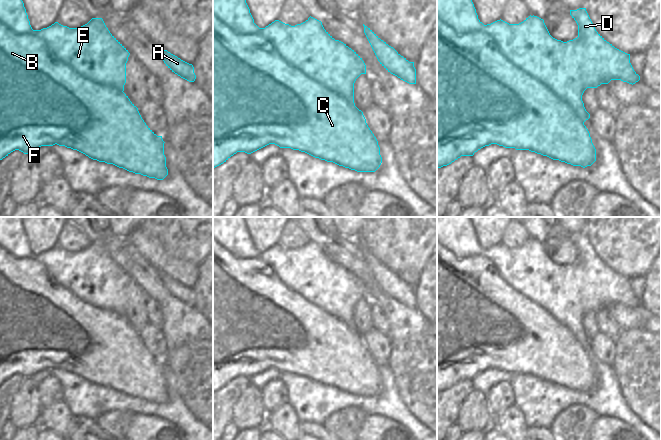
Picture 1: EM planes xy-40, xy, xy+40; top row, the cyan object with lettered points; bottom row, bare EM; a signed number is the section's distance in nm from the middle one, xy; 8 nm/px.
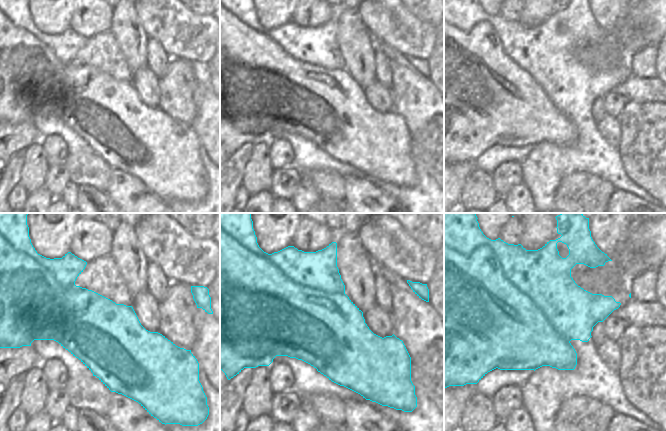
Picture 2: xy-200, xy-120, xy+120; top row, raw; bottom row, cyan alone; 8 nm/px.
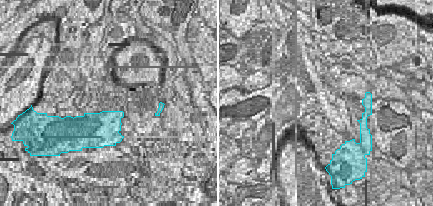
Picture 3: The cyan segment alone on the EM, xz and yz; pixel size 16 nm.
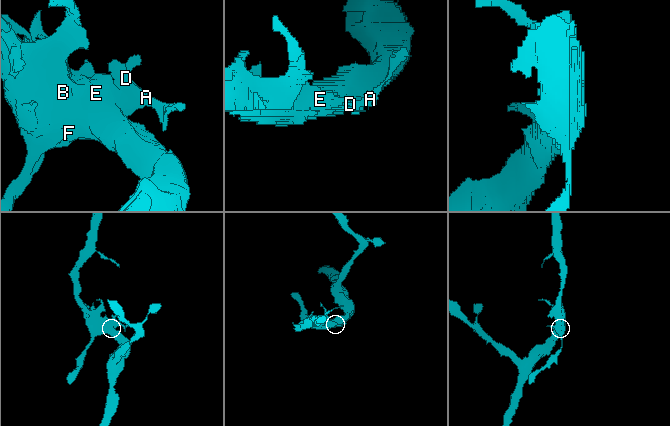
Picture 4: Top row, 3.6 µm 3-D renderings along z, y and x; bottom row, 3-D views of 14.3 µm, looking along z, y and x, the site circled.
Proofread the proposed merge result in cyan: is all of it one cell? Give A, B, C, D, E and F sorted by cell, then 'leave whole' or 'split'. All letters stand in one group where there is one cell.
A D E / B C F | split

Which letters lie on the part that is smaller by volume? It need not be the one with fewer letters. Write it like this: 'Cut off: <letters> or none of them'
Cut off: A, D, E

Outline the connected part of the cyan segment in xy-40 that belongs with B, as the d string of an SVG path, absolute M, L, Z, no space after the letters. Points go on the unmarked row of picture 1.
M0 246L0 384L15 374L19 374L24 378L30 378L41 370L53 370L57 368L77 374L93 384L113 388L135 398L163 404L168 399L166 381L164 379L164 367L162 360L157 360L146 349L138 332L123 315L85 302L76 294L59 284L48 269L37 260L31 258L17 258Z

